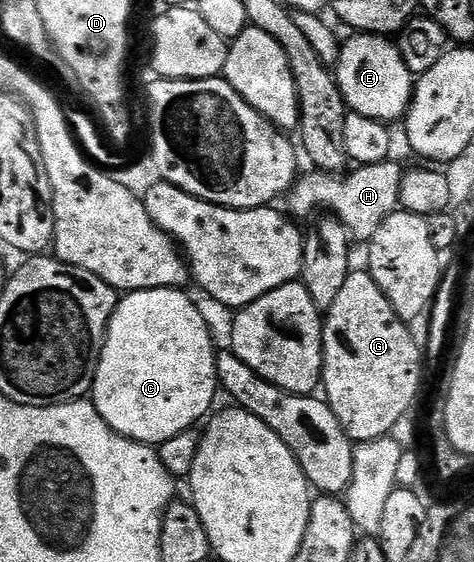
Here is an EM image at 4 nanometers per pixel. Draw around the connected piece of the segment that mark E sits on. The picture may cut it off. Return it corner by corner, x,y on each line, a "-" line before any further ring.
354,34
351,37
347,44
345,41
339,47
336,65
338,88
346,101
347,109
373,120
401,121
410,106
410,98
414,95
415,77
387,37
373,34

